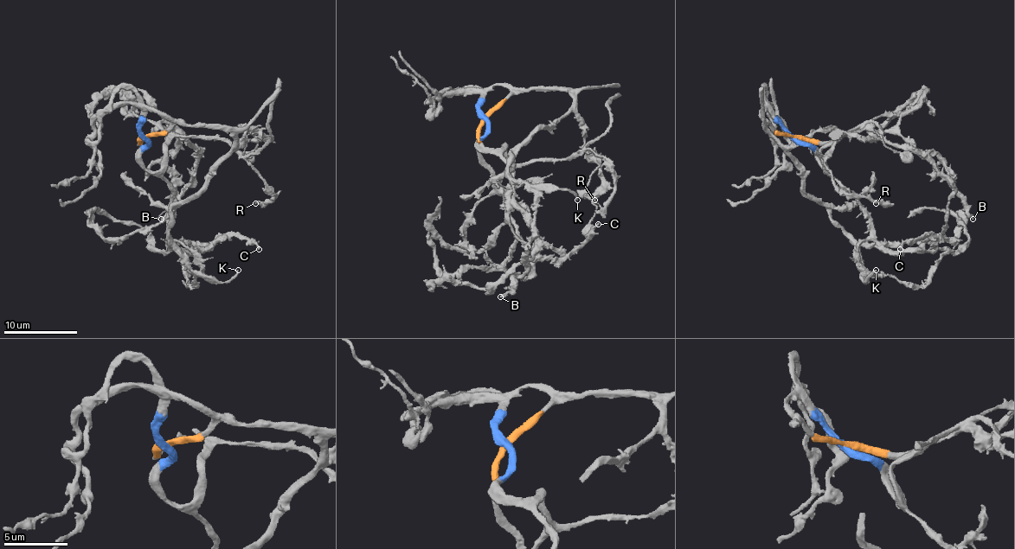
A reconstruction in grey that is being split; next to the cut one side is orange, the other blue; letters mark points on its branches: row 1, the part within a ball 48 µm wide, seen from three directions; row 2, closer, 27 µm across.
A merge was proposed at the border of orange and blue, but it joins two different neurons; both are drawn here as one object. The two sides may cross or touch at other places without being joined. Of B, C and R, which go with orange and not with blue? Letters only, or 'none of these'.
B

